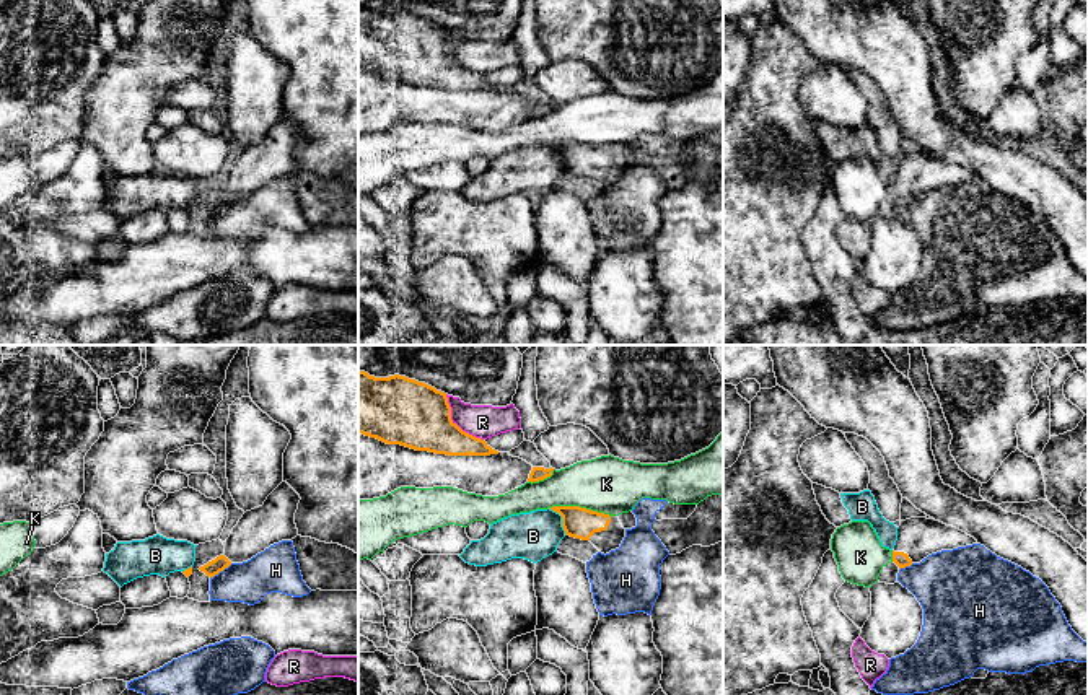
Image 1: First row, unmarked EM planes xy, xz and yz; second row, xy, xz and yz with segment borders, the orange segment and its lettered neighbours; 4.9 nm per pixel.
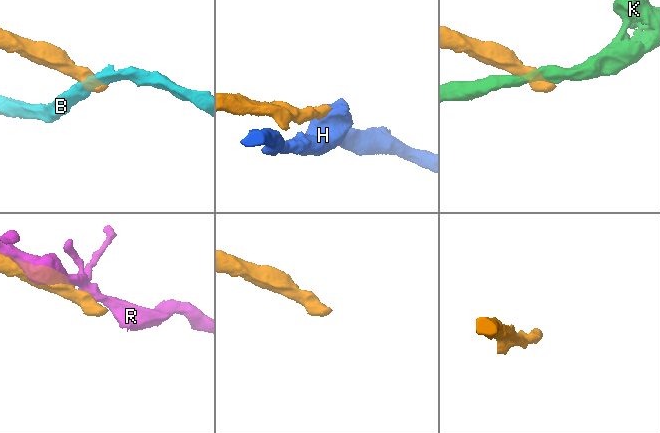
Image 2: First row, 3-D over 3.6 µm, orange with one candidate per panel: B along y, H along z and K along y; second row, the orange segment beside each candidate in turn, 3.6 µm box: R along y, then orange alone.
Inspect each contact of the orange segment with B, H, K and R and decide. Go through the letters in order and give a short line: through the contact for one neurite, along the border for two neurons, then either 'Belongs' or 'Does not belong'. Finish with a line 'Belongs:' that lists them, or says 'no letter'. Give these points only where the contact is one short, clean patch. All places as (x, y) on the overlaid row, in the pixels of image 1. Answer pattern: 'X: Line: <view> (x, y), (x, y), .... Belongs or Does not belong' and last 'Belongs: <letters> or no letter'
B: Line: xz (548, 508), (561, 516), (561, 526), (565, 534). Does not belong
H: Line: xy (232, 563), (210, 578). Does not belong
K: Line: xz (549, 507), (585, 507), (609, 516). Does not belong
R: Does not belong
Belongs: no letter

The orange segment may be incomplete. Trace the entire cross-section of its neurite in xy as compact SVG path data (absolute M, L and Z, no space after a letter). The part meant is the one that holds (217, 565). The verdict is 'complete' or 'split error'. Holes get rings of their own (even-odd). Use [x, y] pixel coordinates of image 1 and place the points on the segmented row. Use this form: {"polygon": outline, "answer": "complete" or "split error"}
{"polygon": "M282 482L262 506L243 514L223 542L225 553L199 570L213 578L231 563L248 562L274 544L295 539L298 535L295 513L300 500L290 485Z", "answer": "split error"}

